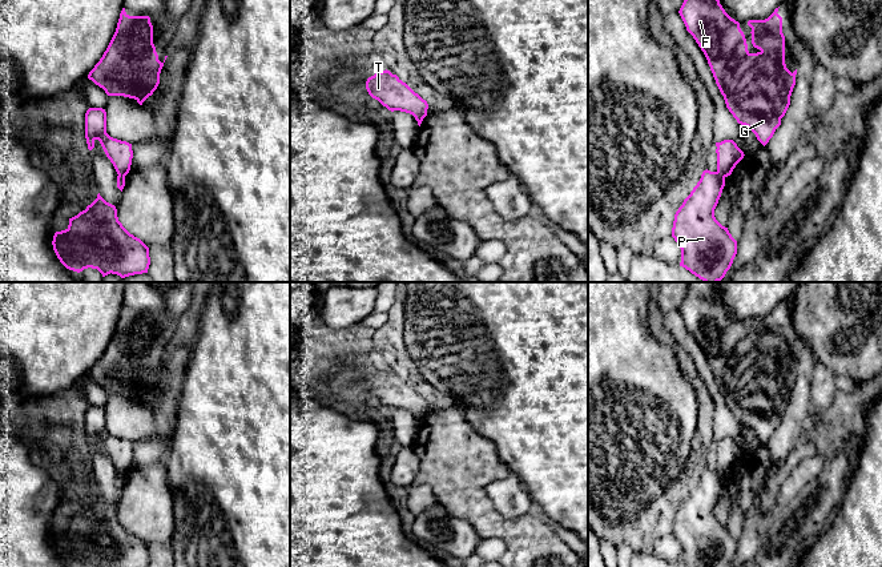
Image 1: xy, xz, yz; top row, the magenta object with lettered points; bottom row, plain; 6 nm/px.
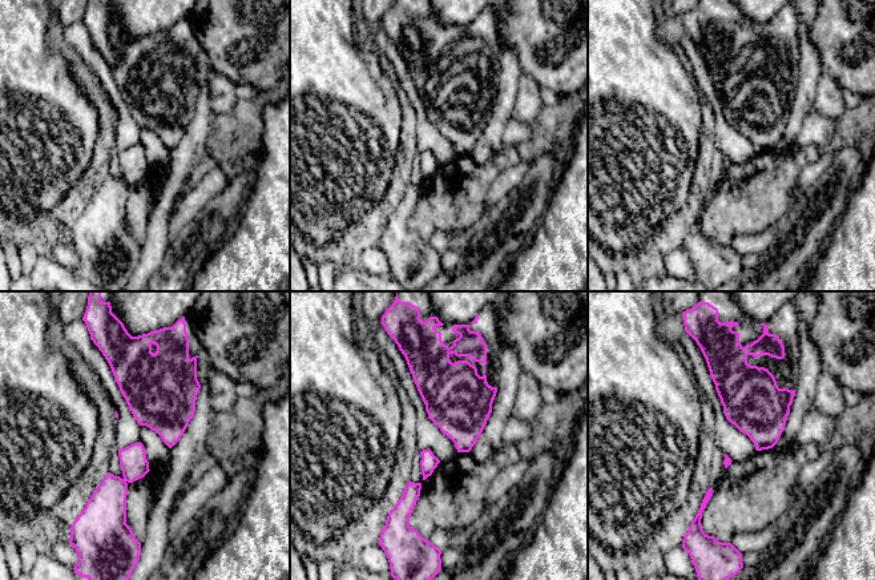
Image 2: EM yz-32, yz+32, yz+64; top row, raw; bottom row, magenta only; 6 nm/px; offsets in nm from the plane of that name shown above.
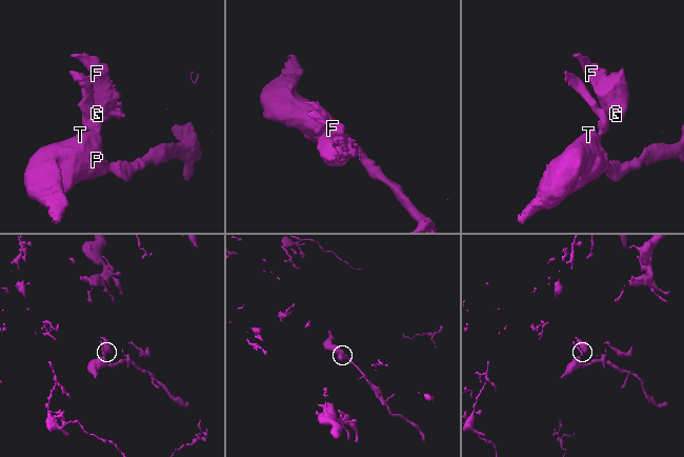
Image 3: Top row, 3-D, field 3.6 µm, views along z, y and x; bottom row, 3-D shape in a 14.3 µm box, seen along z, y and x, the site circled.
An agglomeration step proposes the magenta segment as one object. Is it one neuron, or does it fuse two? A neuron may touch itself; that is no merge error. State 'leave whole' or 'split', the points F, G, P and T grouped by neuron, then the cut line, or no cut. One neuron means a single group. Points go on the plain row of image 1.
split; F G / P T; cut in yz along (717, 469), (724, 475)

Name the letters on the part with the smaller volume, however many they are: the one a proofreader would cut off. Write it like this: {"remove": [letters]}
{"remove": ["P", "T"]}

